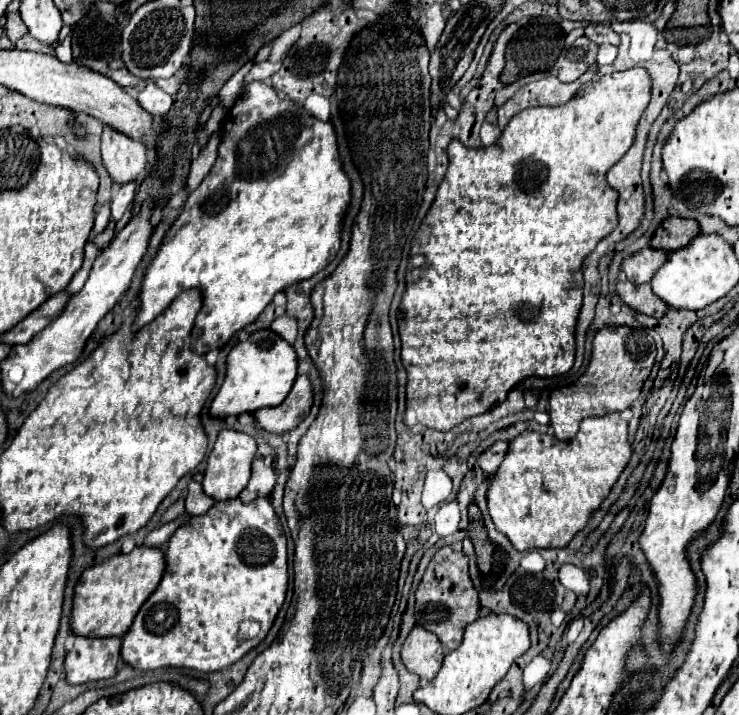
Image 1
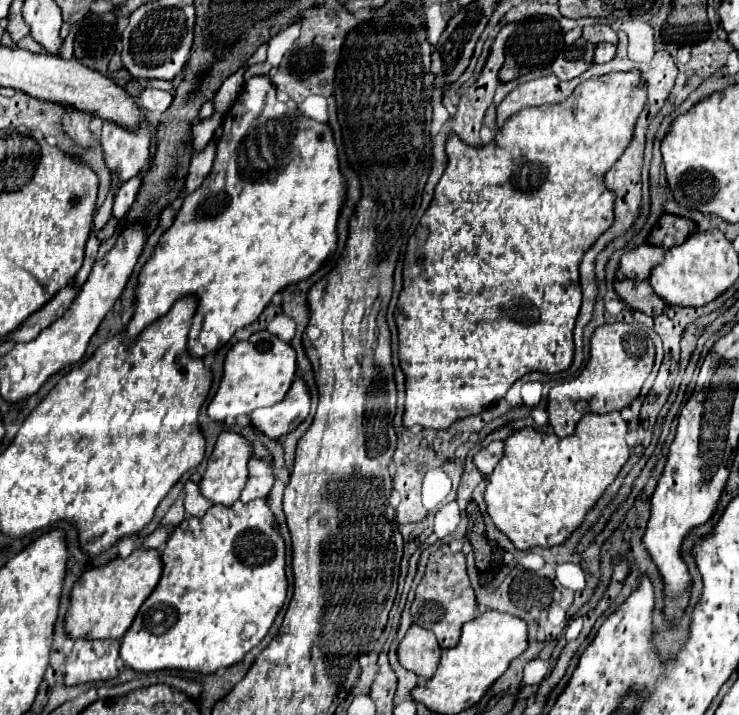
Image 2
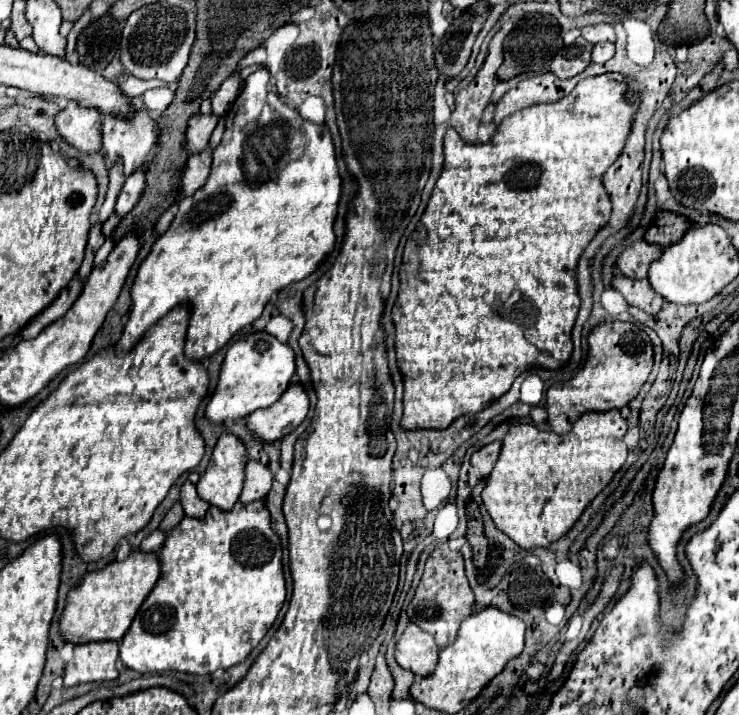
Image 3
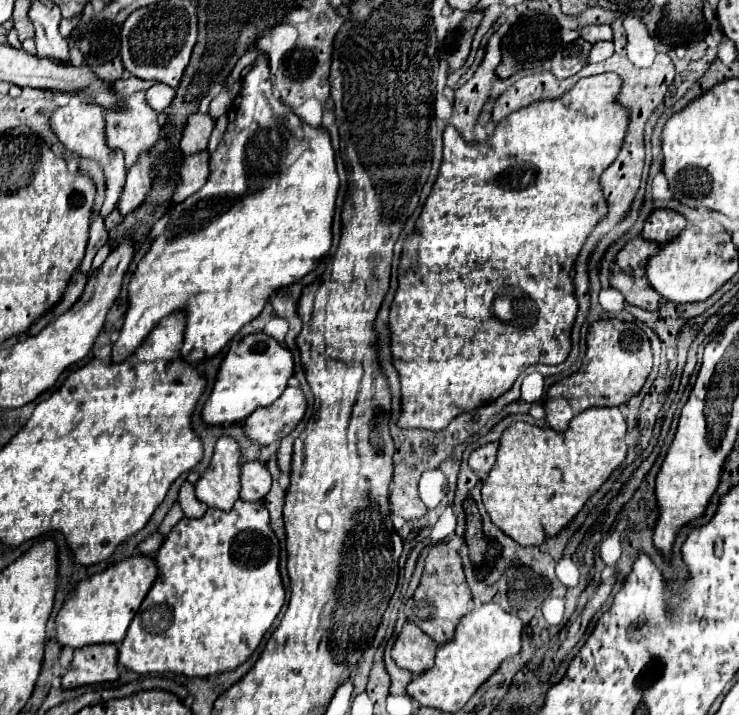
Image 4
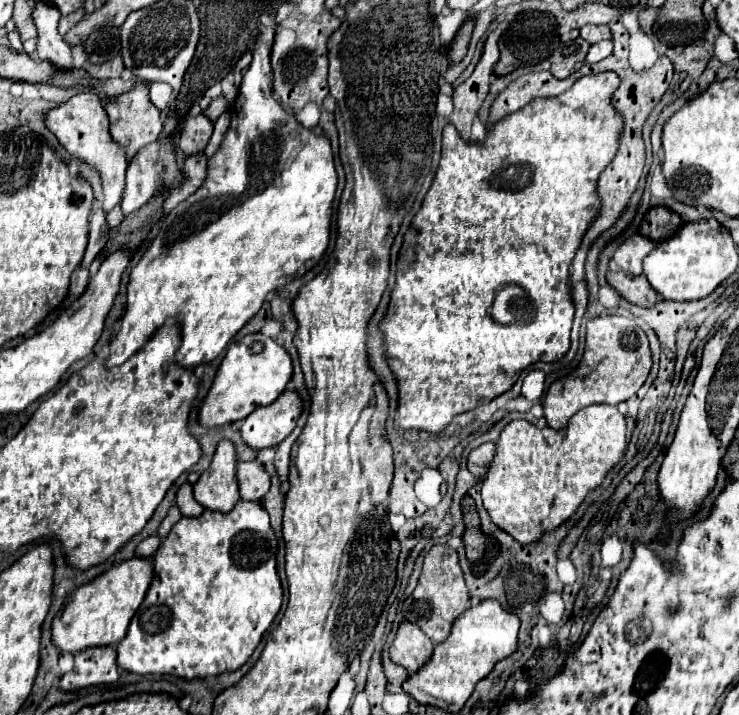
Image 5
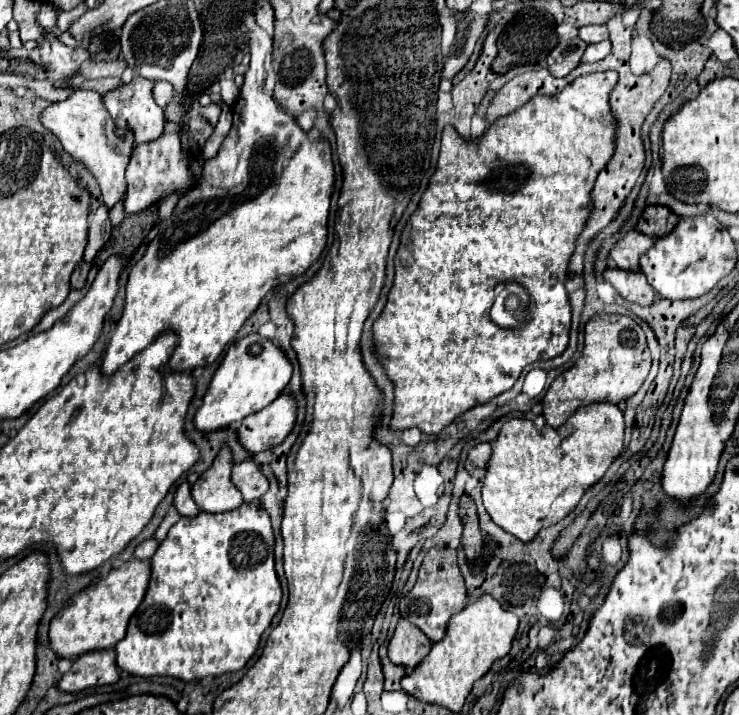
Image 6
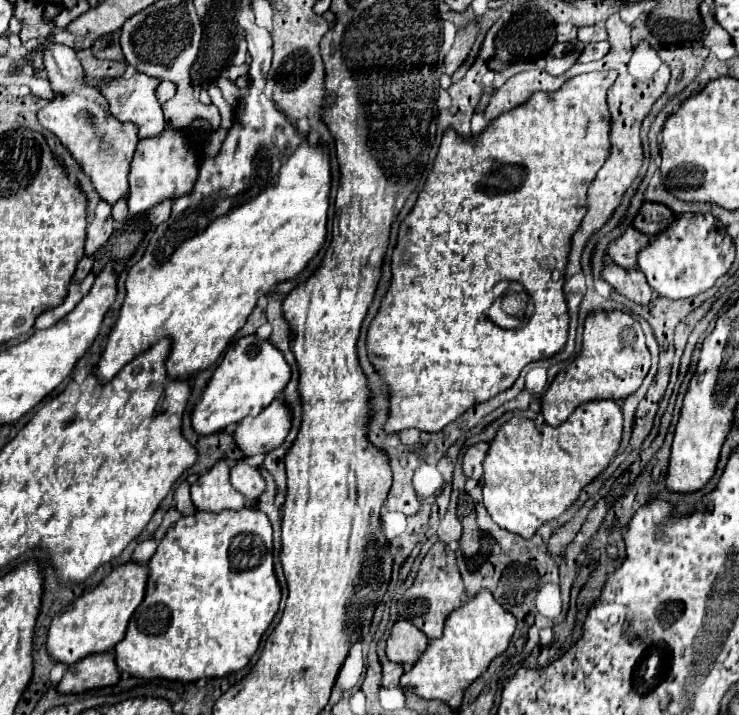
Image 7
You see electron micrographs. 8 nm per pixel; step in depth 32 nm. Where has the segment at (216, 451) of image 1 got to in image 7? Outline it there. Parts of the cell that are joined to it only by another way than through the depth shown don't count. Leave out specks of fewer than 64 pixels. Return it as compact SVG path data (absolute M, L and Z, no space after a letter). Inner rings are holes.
M220 460L218 464L214 464L206 474L202 474L190 488L192 492L192 502L196 506L198 512L220 512L220 510L242 510L246 506L246 498L236 492L228 480L228 462L226 460Z

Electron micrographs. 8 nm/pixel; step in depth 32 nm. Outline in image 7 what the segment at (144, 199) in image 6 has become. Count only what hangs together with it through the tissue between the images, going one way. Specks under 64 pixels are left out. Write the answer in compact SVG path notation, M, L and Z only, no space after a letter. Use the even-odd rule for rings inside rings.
M184 128L174 130L162 130L156 136L150 136L146 140L140 140L132 168L130 168L130 192L128 192L128 206L130 216L140 216L148 208L164 202L164 200L176 200L180 196L186 196L192 192L196 184L196 176L200 170L198 152L192 144L192 134Z

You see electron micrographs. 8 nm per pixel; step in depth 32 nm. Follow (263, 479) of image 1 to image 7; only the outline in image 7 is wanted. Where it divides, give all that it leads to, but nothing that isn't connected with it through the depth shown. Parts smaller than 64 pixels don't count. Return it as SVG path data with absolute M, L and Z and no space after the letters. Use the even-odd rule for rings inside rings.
M238 460L230 468L230 484L246 496L246 500L254 502L260 492L264 492L264 480L258 472L258 468L248 466L244 460Z

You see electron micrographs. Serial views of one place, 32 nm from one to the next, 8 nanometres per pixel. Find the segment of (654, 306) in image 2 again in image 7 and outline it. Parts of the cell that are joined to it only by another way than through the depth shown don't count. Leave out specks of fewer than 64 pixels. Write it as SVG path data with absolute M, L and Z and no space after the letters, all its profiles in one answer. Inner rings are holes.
M604 264L602 266L602 278L624 298L638 302L638 304L648 304L652 300L654 292L646 282L646 276L638 268L622 268L618 264Z

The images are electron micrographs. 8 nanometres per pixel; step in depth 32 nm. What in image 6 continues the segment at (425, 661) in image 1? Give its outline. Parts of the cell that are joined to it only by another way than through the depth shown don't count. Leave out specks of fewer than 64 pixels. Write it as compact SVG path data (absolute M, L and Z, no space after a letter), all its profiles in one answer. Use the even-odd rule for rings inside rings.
M400 620L388 642L388 658L394 664L402 664L404 668L412 670L412 666L416 666L424 654L428 654L430 644L432 642L424 636L424 632L420 632L420 628L408 620Z

